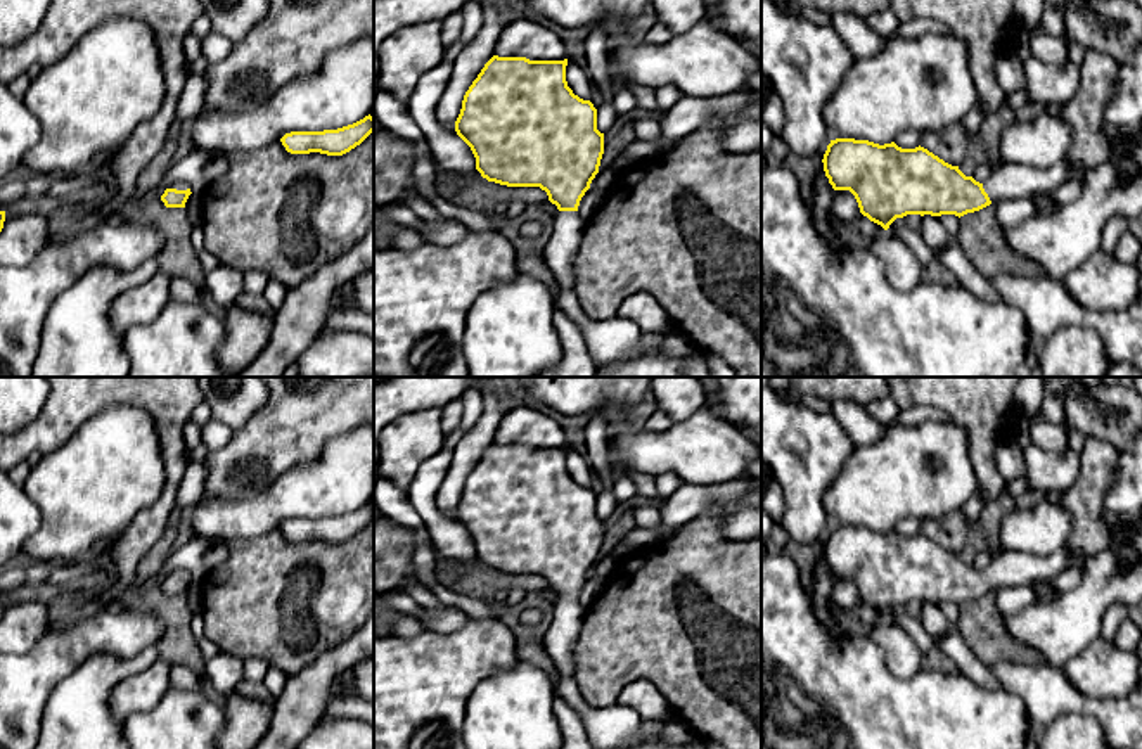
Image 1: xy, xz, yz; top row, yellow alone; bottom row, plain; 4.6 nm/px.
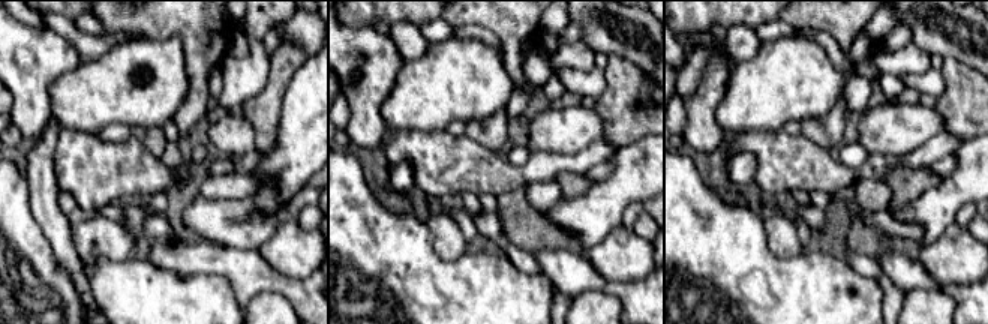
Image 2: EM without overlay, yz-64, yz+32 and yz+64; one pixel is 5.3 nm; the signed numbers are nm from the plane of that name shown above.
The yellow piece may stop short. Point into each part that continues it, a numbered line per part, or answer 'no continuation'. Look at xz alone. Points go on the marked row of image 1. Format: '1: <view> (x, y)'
1: xz (568, 227)

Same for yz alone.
1: yz (1011, 180)

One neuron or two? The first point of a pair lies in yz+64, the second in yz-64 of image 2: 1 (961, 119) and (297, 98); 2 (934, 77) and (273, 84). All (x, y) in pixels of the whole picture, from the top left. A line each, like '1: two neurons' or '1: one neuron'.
1: two neurons
2: two neurons

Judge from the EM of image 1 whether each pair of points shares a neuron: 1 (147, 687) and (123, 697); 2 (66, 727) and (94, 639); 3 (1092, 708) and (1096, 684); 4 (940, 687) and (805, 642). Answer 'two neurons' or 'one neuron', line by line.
1: one neuron
2: two neurons
3: two neurons
4: one neuron

